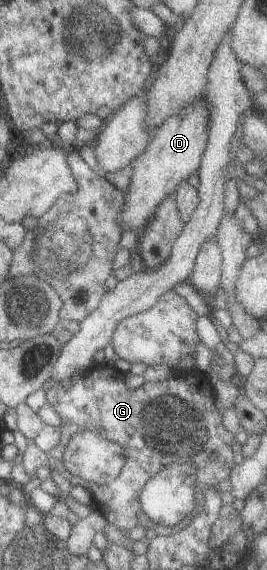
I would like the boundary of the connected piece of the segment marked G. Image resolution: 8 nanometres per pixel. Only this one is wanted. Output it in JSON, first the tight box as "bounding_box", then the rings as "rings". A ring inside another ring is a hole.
{"bounding_box":[20,367,234,535],"rings":[[[90,367],[86,372],[79,373],[78,378],[71,382],[69,388],[62,388],[57,381],[47,380],[42,389],[45,393],[45,402],[59,415],[60,424],[58,443],[48,451],[40,451],[33,442],[26,440],[26,447],[20,465],[23,470],[34,478],[35,470],[39,466],[47,466],[51,471],[65,473],[62,466],[62,452],[67,441],[79,431],[95,431],[107,440],[119,443],[122,446],[125,464],[119,474],[107,484],[98,485],[83,480],[77,475],[66,474],[71,486],[78,484],[90,492],[93,507],[105,518],[107,524],[117,527],[126,535],[134,526],[144,529],[152,528],[157,535],[172,535],[184,529],[189,524],[189,518],[201,510],[203,493],[206,488],[213,487],[220,480],[227,478],[233,468],[233,453],[231,445],[234,435],[225,430],[219,414],[219,407],[214,400],[211,386],[201,386],[197,380],[192,385],[186,385],[185,378],[167,376],[160,381],[144,381],[141,386],[128,389],[124,379],[116,370],[107,367]],[[183,452],[195,452],[195,460],[191,463],[196,468],[194,482],[194,499],[196,509],[185,520],[175,526],[164,527],[147,520],[141,510],[138,496],[146,480],[149,480],[158,470],[168,464],[175,463],[175,458],[183,458]],[[215,455],[213,460],[209,456]],[[126,502],[129,508],[117,508],[117,505]]]}

